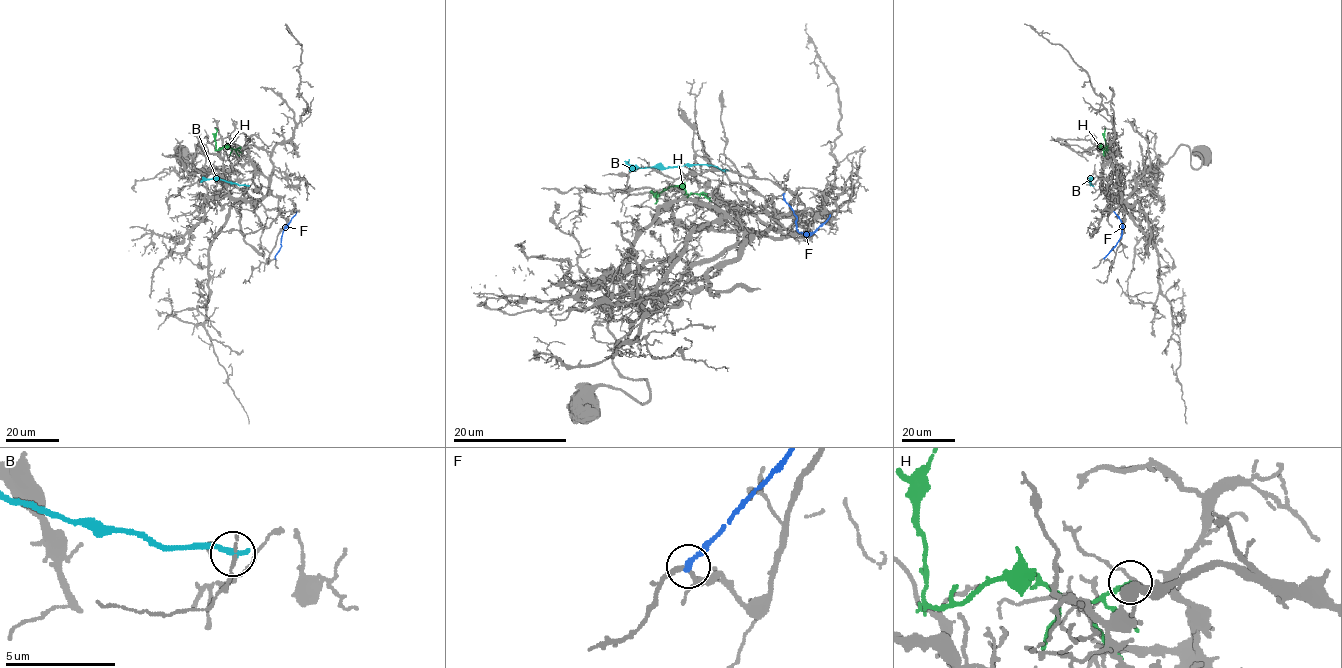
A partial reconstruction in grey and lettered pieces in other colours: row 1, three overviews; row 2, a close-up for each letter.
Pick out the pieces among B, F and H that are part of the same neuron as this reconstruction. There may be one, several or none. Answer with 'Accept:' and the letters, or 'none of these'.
Accept: none of these

